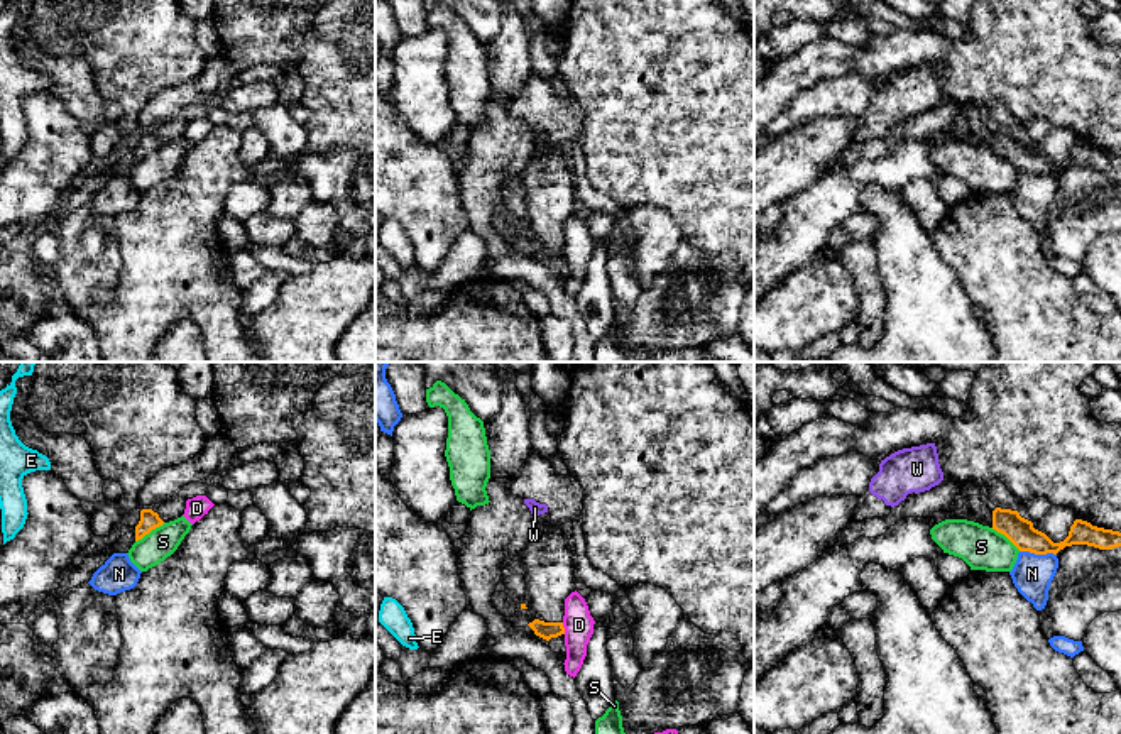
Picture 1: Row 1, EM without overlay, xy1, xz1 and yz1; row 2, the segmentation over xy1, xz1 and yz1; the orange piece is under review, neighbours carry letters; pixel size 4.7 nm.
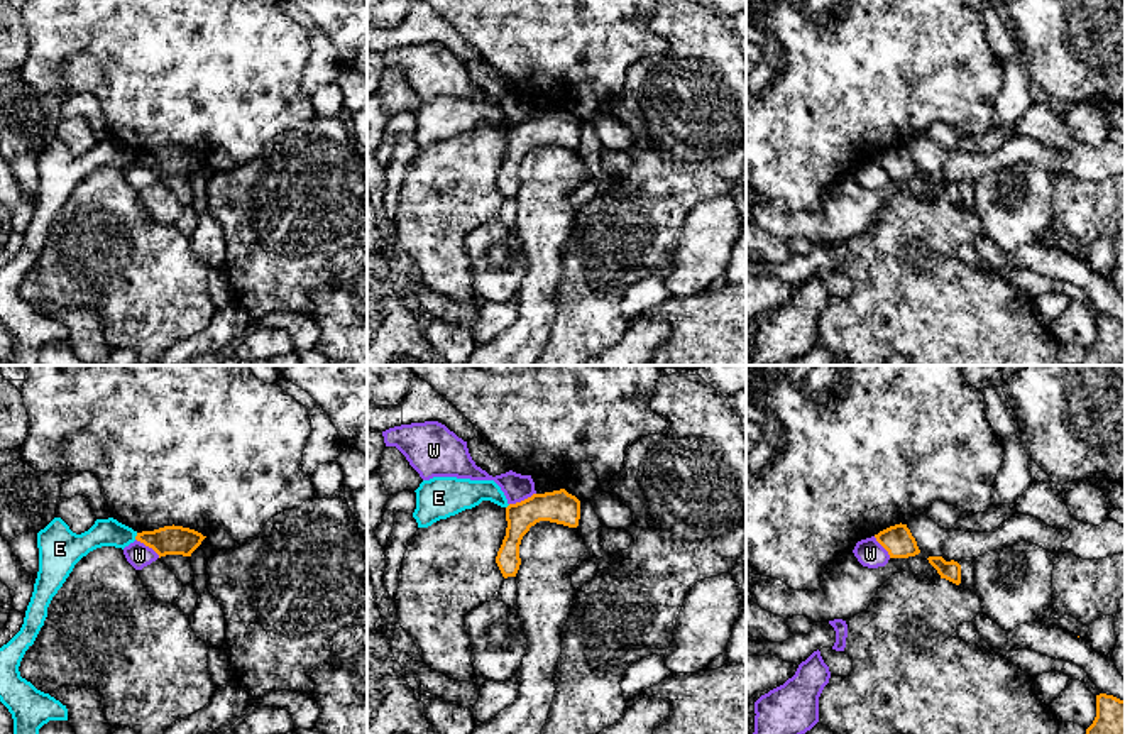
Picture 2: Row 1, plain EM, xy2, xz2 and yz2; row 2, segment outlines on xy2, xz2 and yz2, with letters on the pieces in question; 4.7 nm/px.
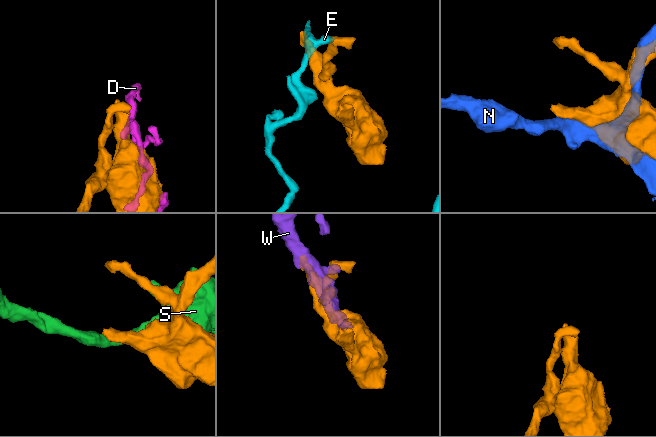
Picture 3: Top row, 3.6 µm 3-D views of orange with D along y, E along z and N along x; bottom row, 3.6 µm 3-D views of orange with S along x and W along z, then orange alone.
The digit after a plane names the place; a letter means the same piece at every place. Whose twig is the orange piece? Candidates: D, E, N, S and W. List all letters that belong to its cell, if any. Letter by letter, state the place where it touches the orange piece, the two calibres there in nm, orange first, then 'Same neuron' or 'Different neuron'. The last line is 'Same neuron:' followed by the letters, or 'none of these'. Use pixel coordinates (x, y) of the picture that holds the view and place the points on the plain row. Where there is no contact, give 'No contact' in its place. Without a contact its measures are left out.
D: Touches orange at xz1 (563, 249). Thickness 80 nm (orange) against 140 nm. Different neuron
E: Touches orange at xy2 (136, 158). Thickness 140 nm (orange) against 130 nm. Different neuron
N: Touches orange at yz1 (1038, 175). Thickness 140 nm (orange) against 190 nm. Different neuron
S: Touches orange at xy1 (149, 153). Thickness 90 nm (orange) against 150 nm. Different neuron
W: Touches orange at xz2 (521, 122). Thickness 160 nm (orange) against 140 nm. Different neuron
Same neuron: none of these

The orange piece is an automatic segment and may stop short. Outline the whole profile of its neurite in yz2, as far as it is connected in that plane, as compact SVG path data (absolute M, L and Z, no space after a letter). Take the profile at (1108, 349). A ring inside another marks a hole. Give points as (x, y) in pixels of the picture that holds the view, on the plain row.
M1096 316L1096 338L1081 365L1125 365L1125 321Z

